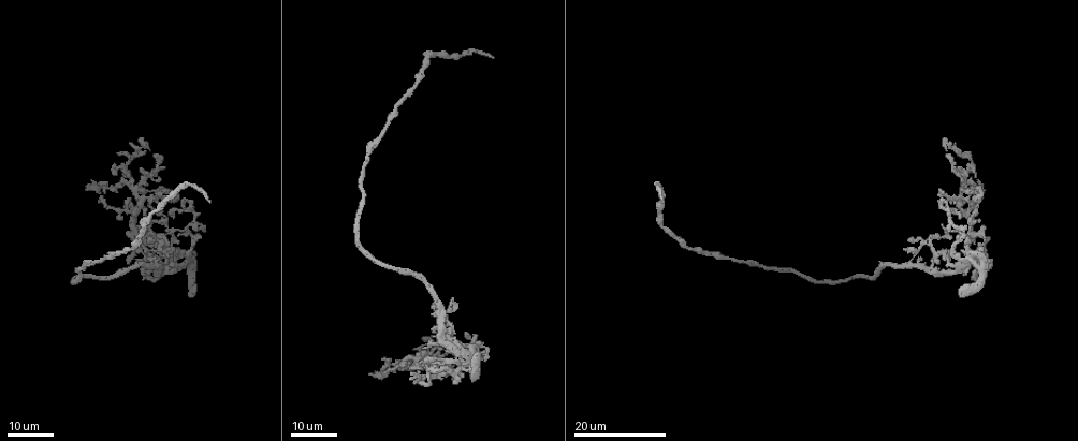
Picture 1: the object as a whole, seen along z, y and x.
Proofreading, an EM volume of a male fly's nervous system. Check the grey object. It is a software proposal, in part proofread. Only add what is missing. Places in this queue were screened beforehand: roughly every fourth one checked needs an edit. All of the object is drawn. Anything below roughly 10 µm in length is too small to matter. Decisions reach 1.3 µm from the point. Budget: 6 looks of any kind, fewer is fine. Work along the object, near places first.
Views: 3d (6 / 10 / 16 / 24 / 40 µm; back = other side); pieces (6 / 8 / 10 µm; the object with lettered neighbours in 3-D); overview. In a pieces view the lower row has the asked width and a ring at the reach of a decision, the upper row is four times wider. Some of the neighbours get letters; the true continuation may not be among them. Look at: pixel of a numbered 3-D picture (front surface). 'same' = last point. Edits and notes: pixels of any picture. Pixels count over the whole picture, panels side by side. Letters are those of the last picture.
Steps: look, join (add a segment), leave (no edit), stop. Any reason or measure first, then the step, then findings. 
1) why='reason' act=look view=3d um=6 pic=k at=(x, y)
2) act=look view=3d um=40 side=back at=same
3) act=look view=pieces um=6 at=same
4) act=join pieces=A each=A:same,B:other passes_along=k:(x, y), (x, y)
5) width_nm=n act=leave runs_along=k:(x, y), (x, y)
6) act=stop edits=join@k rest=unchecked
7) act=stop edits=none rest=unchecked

act=look view=3d um=16 pic=1 at=(155, 154)

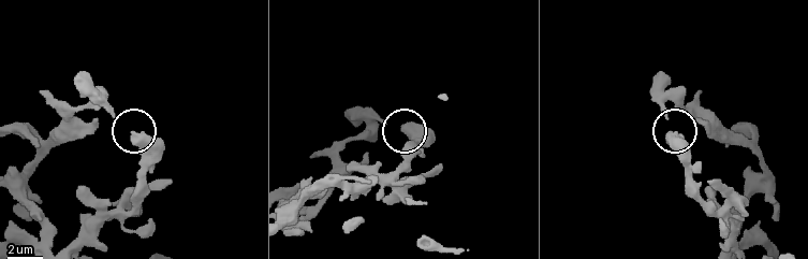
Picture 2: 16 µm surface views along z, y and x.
act=look view=pieces um=6 pic=2 at=(134, 137)

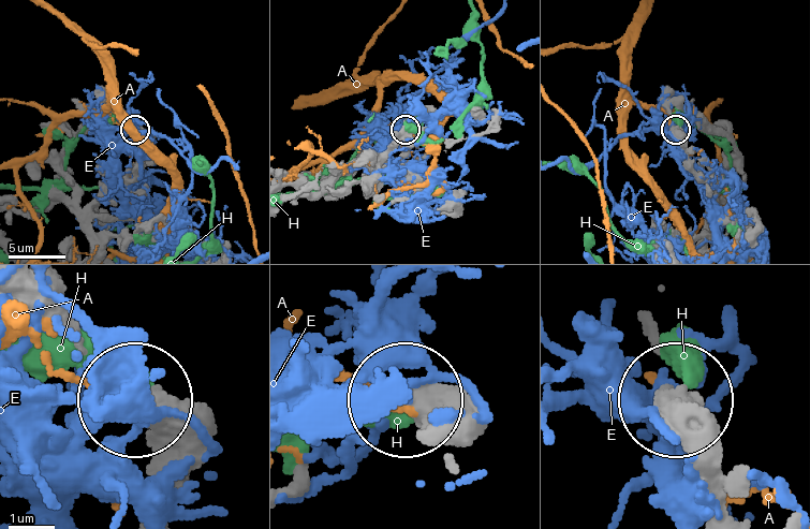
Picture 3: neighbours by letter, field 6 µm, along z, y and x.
act=leave each=A:other,E:other,H:other found='no lettered segment goes on from it'

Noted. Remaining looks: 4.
why='branch stops here' act=look view=3d um=24 pic=1 at=(975, 175)

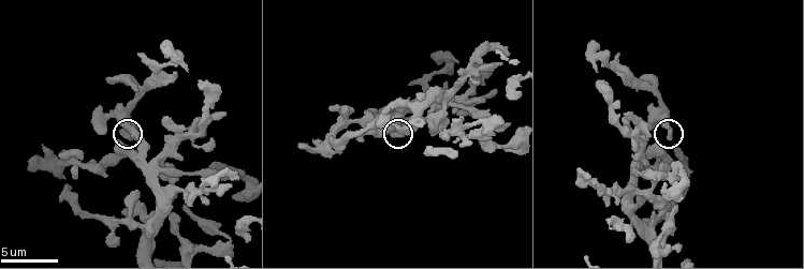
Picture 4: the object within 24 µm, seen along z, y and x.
act=look view=pieces um=6 pic=4 at=(398, 134)

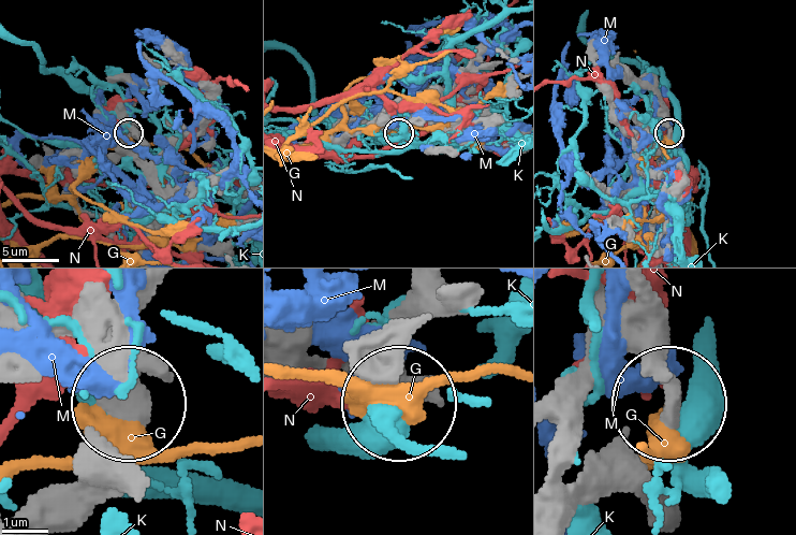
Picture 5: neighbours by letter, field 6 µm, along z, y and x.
act=leave each=G:other,K:other,M:other,N:other found='none of them fits'

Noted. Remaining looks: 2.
why='branch stops here' act=look view=pieces um=6 pic=4 at=(506, 124)

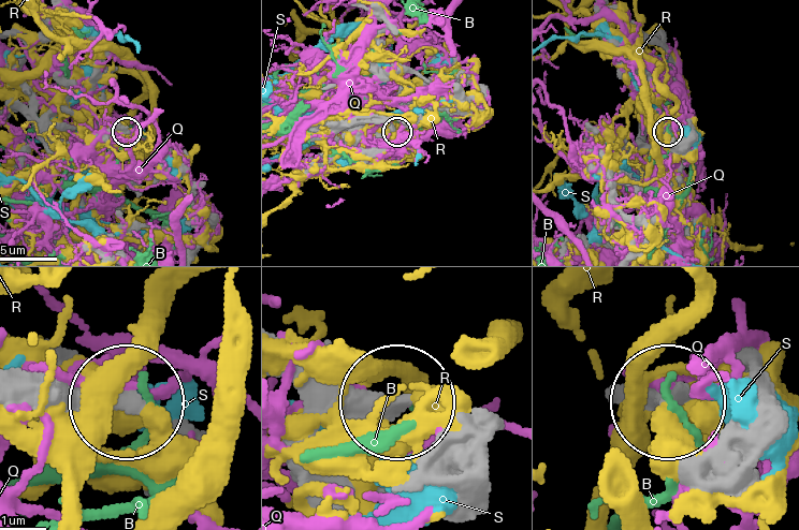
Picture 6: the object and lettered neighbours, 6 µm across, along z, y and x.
width_nm=350 act=leave each=B:other,Q:other,R:other,S:other runs_along=6:(20, 387), (120, 399) found='none of them fits'

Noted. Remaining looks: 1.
act=stop edits=none rest=unchecked

